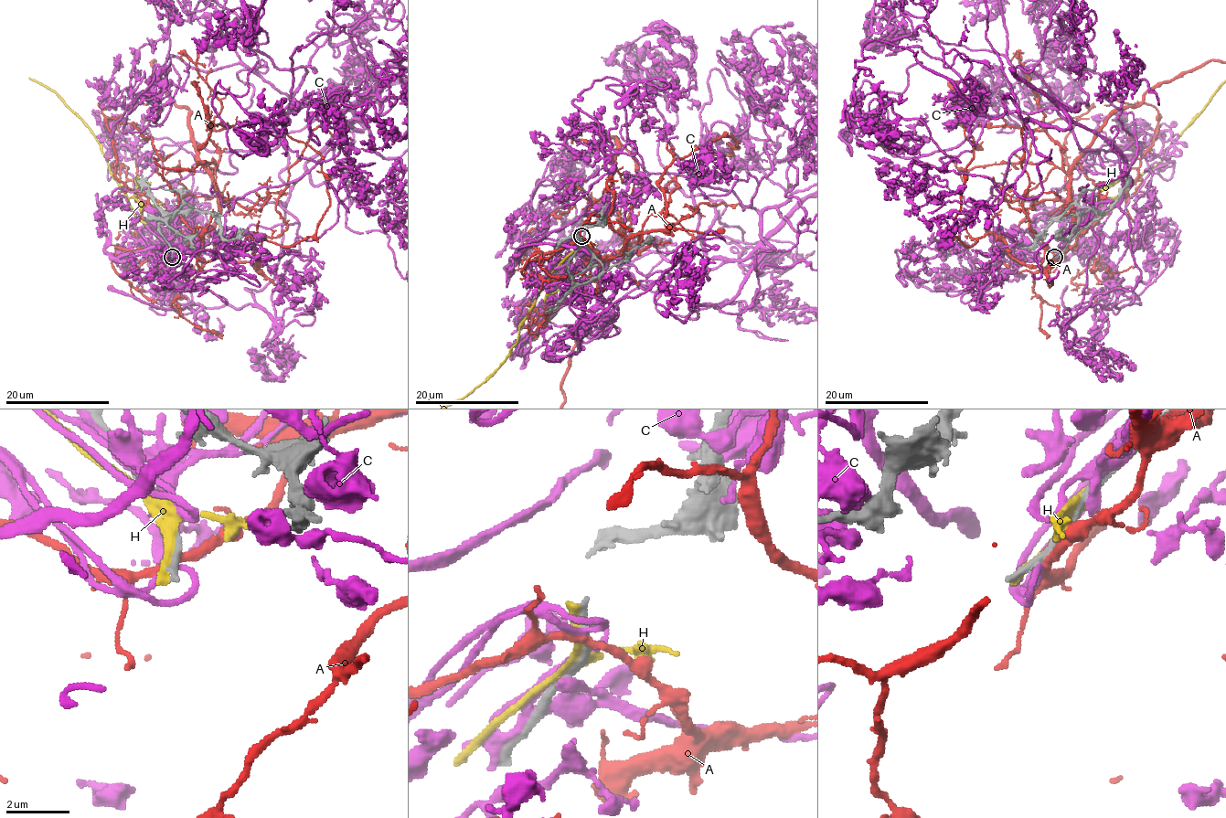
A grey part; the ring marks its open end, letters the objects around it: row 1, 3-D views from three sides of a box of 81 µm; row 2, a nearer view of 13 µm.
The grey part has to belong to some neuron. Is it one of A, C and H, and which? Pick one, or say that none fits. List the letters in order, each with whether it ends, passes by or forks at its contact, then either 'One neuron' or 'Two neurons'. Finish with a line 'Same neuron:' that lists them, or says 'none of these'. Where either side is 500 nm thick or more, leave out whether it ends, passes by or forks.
A: It passes by. Two neurons
C: It passes by. Two neurons
H: It forks there. Two neurons
Same neuron: none of these

